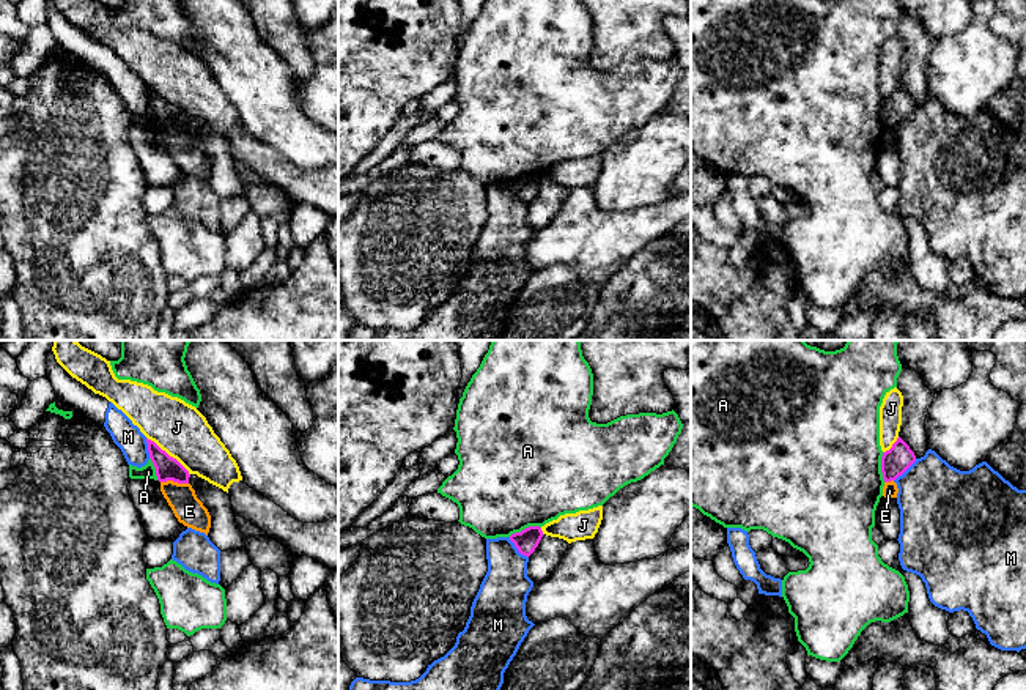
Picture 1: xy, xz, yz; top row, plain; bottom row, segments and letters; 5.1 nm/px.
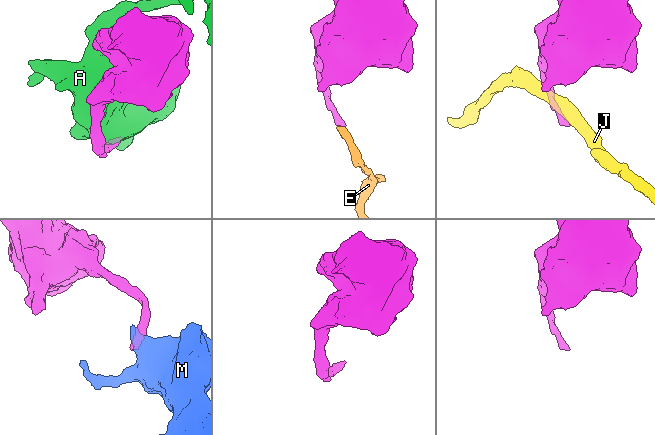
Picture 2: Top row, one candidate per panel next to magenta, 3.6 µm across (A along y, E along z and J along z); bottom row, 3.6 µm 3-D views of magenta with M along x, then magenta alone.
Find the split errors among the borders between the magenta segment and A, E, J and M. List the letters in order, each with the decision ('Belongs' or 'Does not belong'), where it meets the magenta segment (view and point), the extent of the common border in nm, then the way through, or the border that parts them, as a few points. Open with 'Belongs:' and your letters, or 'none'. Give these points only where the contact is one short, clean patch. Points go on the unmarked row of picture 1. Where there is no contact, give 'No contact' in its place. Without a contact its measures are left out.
Belongs: E
A: Does not belong. Touches magenta at xz (526, 175). Shared border 180 nm
E: Belongs. Touches magenta at xy (175, 128). Shared border 140 nm
J: Does not belong. Touches magenta at xy (167, 101). Shared border 300 nm
M: Does not belong. Touches magenta at xz (516, 194). Shared border 150 nm. Boundary: xz (509, 185), (527, 205)

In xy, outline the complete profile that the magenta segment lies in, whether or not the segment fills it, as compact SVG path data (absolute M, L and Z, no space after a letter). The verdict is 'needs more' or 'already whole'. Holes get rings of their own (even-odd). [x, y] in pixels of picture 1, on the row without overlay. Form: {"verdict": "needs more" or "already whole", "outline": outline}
{"verdict": "needs more", "outline": "M148 87L149 106L156 115L161 139L172 154L179 170L208 183L211 175L211 162L203 150L197 145L195 137L189 131L189 118L154 88Z"}

